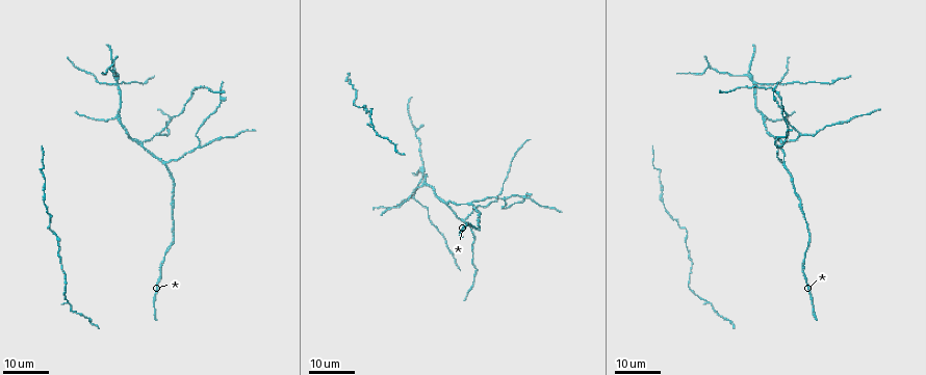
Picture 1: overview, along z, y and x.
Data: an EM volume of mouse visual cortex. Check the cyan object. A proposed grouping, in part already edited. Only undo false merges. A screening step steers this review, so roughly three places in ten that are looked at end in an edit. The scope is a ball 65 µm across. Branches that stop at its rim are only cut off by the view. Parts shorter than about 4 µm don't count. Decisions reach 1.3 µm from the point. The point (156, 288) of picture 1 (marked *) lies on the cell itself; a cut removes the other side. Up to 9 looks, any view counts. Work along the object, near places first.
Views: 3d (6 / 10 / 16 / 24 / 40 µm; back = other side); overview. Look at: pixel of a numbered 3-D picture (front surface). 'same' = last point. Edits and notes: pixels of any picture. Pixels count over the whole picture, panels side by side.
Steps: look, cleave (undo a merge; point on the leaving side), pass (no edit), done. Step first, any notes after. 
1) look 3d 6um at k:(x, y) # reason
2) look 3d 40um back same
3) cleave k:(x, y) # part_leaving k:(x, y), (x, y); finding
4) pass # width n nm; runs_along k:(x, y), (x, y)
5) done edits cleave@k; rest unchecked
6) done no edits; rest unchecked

look 3d 24um at 1:(421, 165) # three arms meet

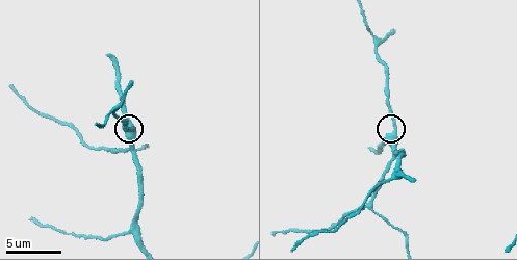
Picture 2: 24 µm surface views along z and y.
look 3d 6um at 2:(392, 133)

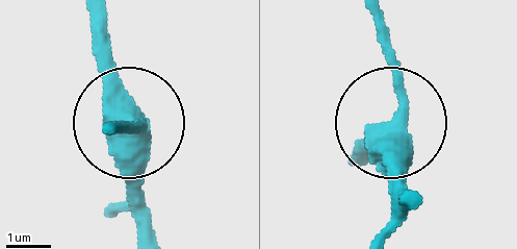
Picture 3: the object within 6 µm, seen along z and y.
pass # side_arm 8 um; runs_along 3:(417, 192), (403, 177), (398, 132), (384, 128), (361, 151); continuous, no second cell

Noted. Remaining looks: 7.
look 3d 10um at 2:(368, 207) # branch point

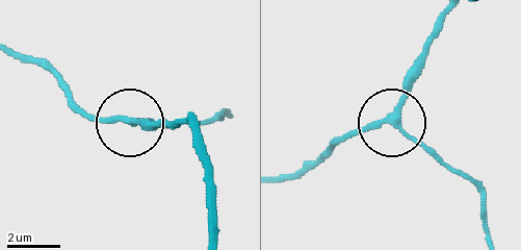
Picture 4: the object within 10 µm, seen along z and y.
look 3d 6um at 4:(394, 120)

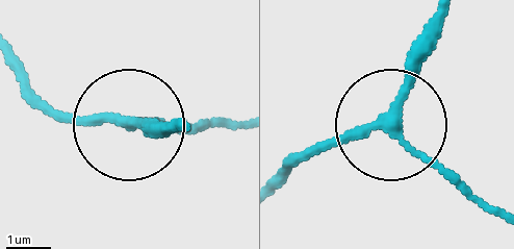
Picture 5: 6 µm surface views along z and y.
pass # arms 3; runs_along 5:(445, 10), (393, 119), (297, 153); one cell here

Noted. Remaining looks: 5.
look 3d 10um at 2:(128, 231)

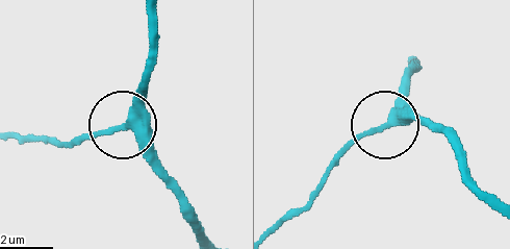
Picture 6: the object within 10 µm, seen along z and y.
look 3d 10um back at 6:(125, 126)

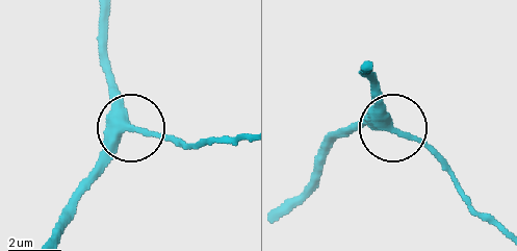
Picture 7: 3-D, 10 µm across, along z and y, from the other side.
pass # width 380 nm; continuous, no second cell

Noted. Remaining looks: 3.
look 3d 16um at 1:(163, 162) # arms part here

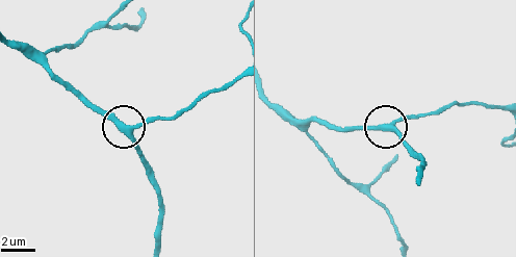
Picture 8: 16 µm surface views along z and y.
look 3d 10um at 8:(388, 127)

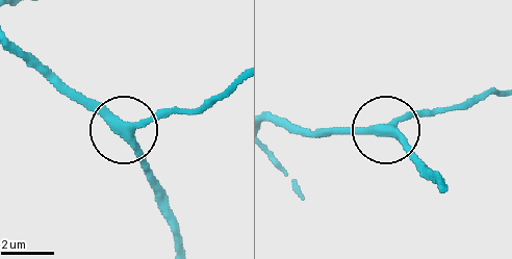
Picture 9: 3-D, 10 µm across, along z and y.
pass # side_arm 29 um; runs_along 9:(437, 186), (392, 130), (402, 120), (446, 110); continuous, no second cell

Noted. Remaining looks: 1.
done no edits; rest unchecked

